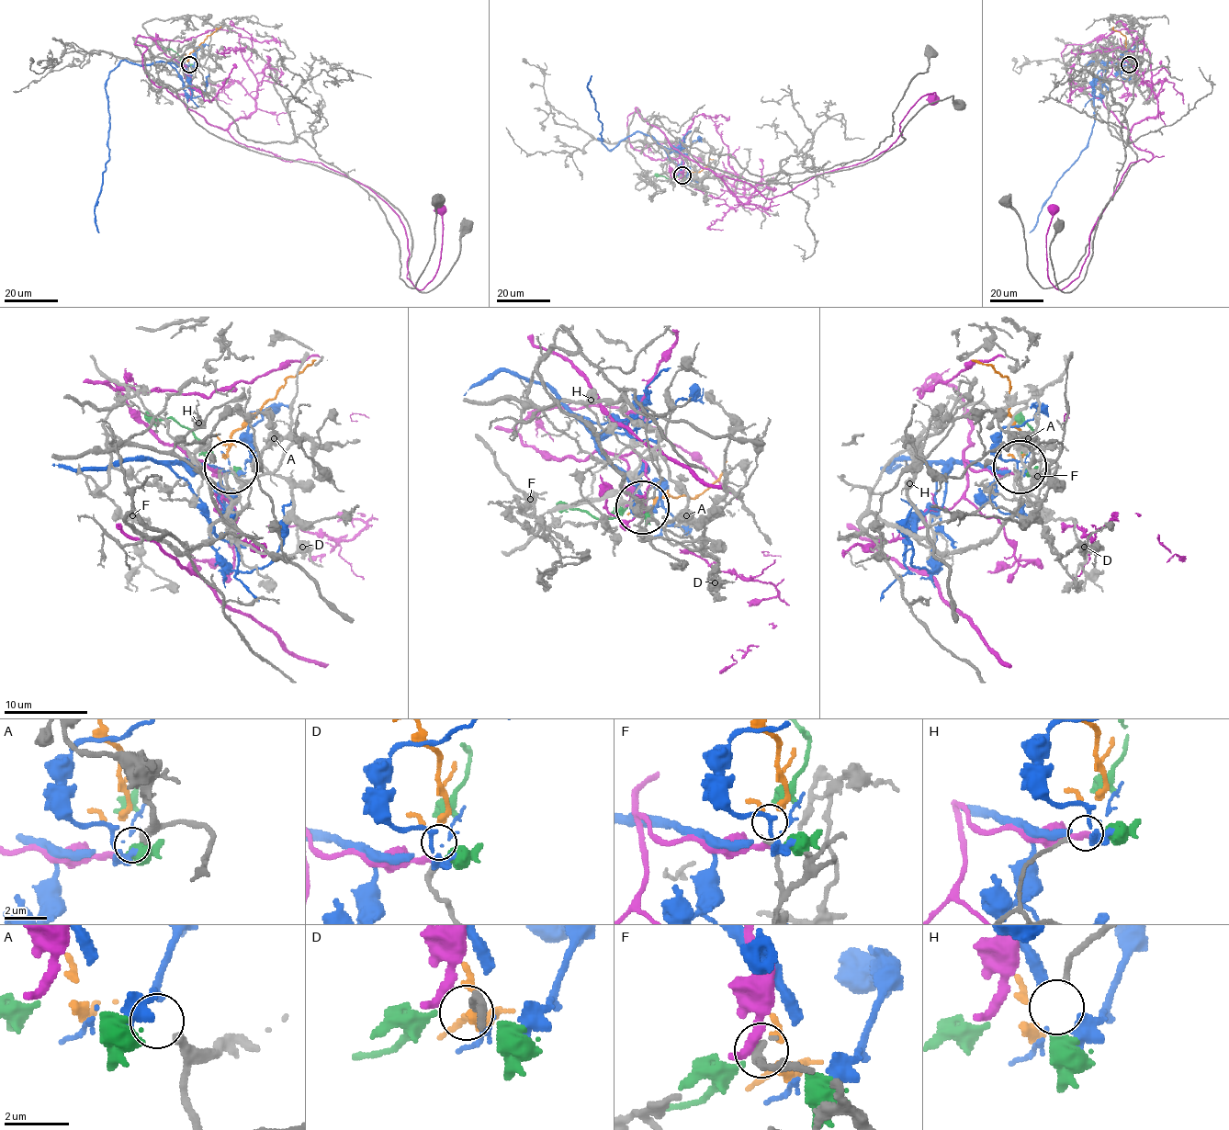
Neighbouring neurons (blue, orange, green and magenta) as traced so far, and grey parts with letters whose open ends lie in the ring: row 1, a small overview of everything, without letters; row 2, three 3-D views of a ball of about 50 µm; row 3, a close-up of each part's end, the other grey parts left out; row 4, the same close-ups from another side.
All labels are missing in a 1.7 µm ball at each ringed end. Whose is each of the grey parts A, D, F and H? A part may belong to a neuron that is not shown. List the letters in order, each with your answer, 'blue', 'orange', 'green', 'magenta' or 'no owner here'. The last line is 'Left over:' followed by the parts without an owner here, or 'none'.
A: blue
D: no owner here
F: orange
H: green
Left over: D

